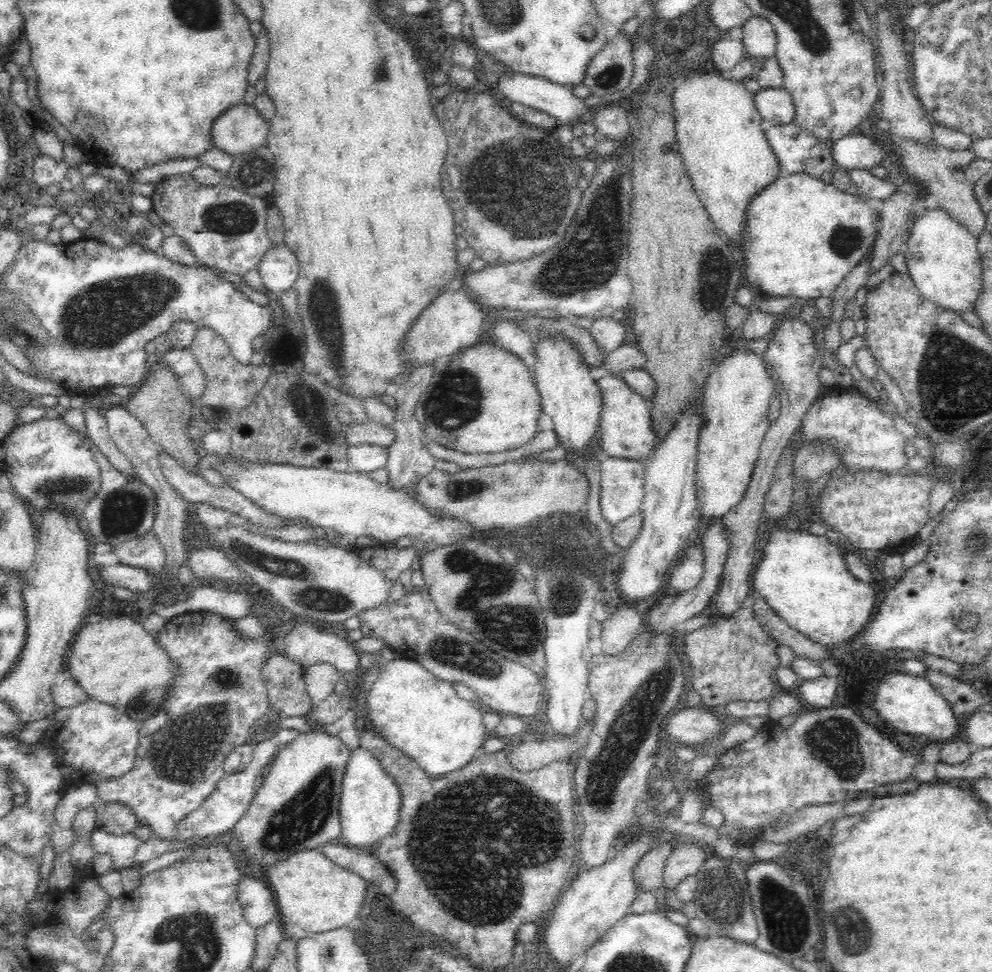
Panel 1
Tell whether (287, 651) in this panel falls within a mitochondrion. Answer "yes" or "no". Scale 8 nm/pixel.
no

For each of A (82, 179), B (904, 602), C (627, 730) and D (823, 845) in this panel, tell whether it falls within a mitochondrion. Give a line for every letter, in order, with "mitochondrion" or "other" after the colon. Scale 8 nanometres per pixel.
A: other
B: other
C: mitochondrion
D: other

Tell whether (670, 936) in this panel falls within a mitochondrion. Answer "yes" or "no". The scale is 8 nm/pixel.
no

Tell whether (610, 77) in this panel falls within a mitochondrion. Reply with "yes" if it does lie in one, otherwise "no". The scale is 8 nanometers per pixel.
yes

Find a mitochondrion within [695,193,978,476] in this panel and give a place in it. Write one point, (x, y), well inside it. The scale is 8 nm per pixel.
(715, 272)

